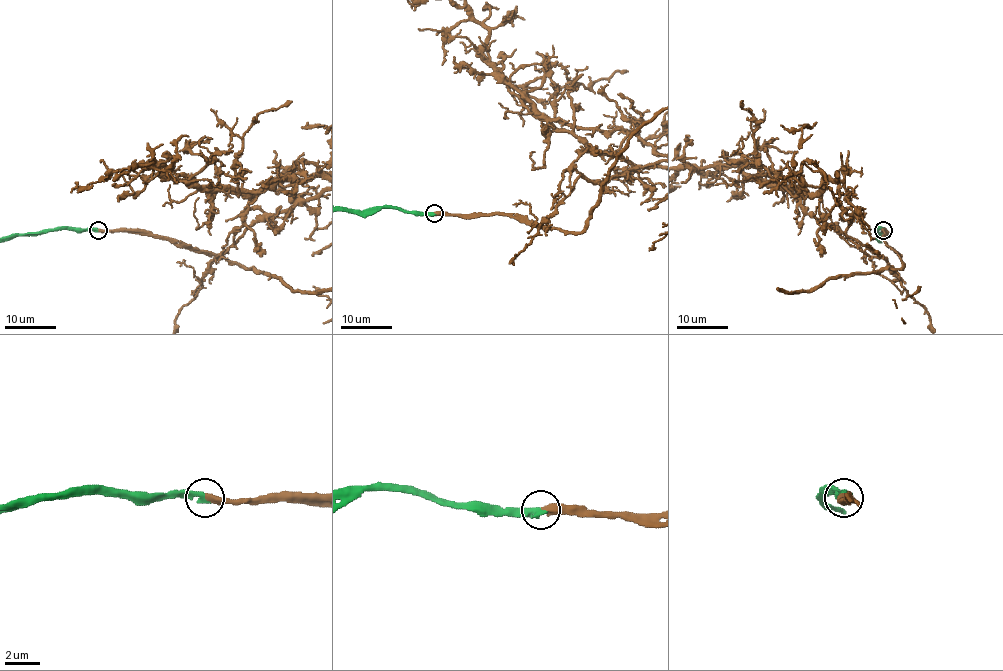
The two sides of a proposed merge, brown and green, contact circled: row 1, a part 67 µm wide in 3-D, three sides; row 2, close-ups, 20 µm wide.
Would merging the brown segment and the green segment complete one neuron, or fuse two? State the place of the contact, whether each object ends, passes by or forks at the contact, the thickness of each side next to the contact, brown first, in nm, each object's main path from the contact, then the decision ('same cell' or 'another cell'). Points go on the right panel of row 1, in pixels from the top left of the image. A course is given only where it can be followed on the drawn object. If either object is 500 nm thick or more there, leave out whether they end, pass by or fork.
place (883, 230); brown ends; green ends; calibres 400 and 360 nm; same cell

